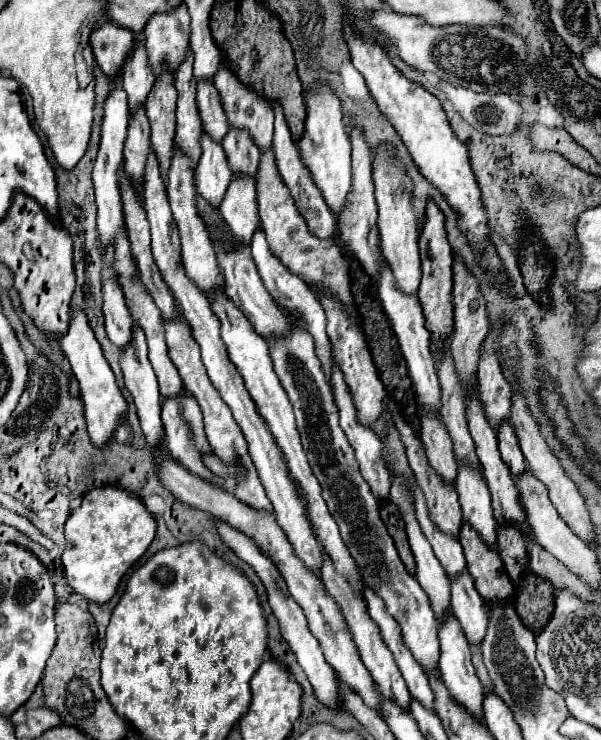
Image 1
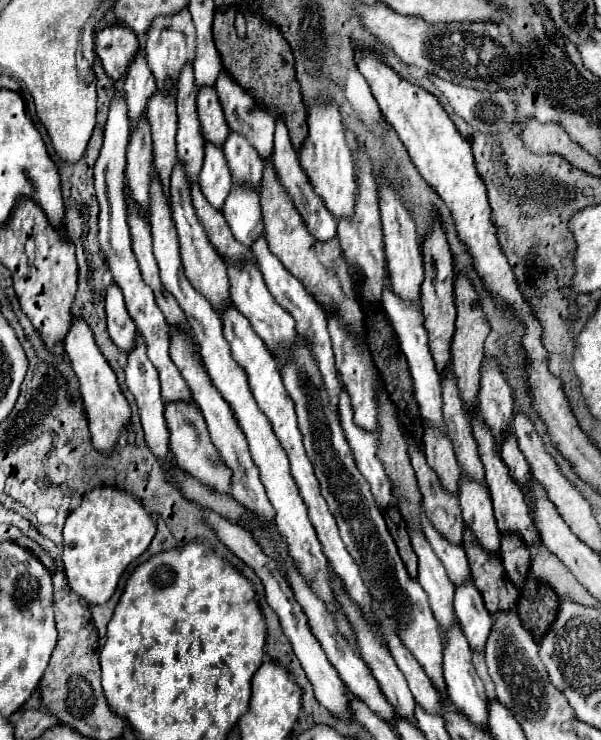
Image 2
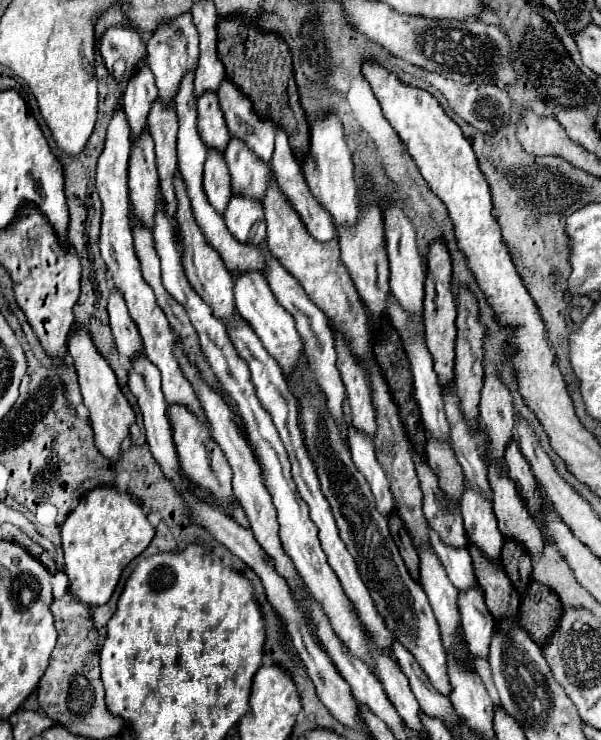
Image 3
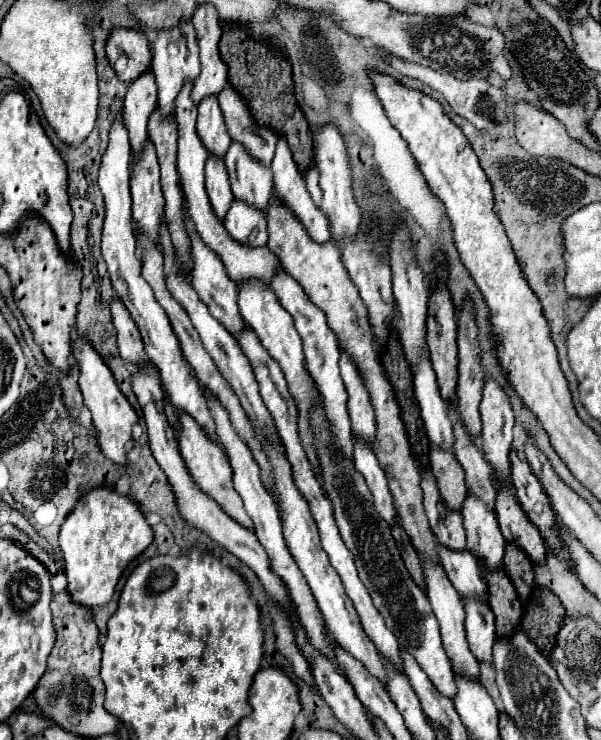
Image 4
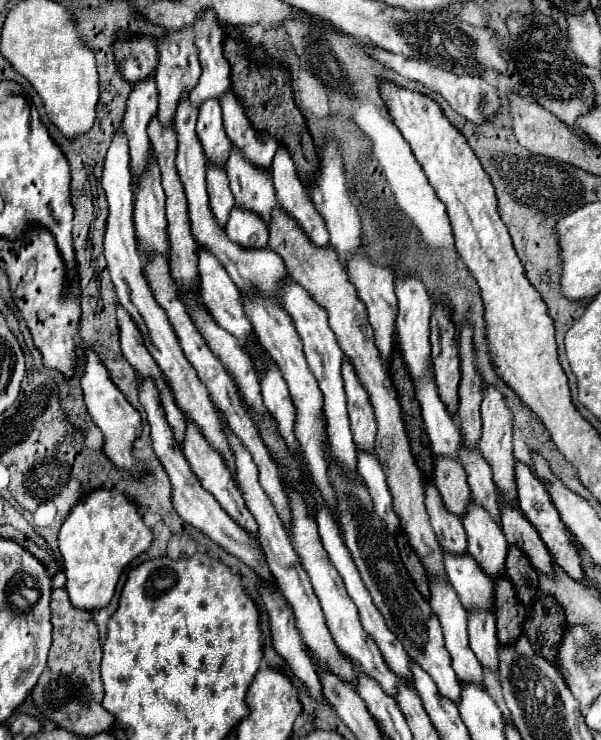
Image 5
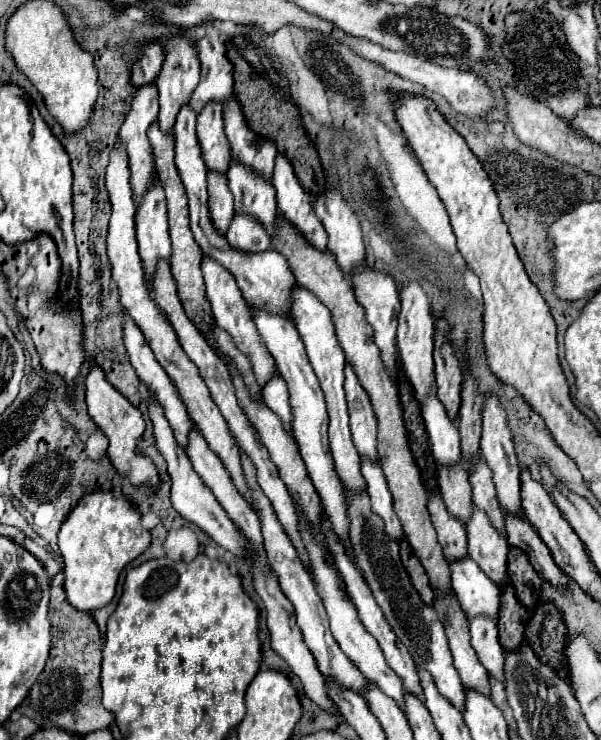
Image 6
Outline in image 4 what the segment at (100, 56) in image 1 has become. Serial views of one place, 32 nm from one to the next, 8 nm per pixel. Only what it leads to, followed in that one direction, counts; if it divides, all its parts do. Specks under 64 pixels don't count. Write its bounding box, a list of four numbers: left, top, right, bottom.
[106,28,150,82]

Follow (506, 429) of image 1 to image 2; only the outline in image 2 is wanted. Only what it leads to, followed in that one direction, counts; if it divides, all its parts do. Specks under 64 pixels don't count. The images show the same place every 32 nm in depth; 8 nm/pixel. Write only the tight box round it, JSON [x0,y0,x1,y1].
[500,432,530,484]

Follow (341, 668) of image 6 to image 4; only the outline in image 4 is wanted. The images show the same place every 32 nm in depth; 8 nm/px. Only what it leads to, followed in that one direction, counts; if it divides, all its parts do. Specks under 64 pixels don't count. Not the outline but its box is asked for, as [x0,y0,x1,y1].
[204,390,334,660]

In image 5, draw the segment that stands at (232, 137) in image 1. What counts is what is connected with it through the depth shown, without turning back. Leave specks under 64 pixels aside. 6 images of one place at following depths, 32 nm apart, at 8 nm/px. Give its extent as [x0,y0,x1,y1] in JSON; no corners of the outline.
[226,148,276,222]

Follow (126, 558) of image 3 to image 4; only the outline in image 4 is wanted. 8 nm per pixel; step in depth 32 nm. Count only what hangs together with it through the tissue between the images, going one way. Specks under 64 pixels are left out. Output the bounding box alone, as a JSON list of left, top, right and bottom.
[60,488,154,606]

